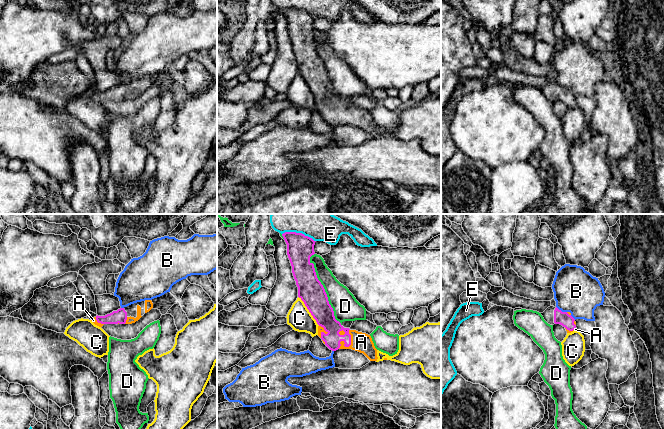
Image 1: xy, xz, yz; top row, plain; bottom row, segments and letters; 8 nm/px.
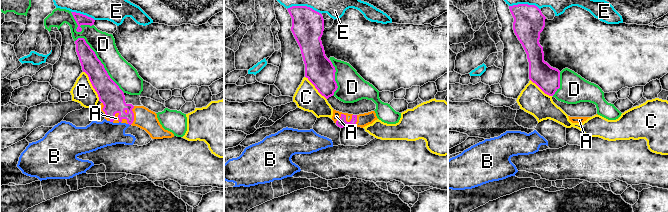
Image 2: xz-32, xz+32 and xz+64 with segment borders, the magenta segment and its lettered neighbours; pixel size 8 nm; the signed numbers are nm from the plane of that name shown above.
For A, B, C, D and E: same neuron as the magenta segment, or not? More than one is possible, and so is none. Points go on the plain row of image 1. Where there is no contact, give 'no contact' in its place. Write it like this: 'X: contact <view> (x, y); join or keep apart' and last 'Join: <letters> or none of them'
A: contact xz (348, 122); join
B: contact yz (560, 86); keep apart
C: contact xz (309, 87); keep apart
D: contact xz (324, 65); keep apart
E: contact xz (299, 9); keep apart
Join: A

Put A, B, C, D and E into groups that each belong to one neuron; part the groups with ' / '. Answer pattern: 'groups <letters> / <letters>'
groups A / B / C / D / E

